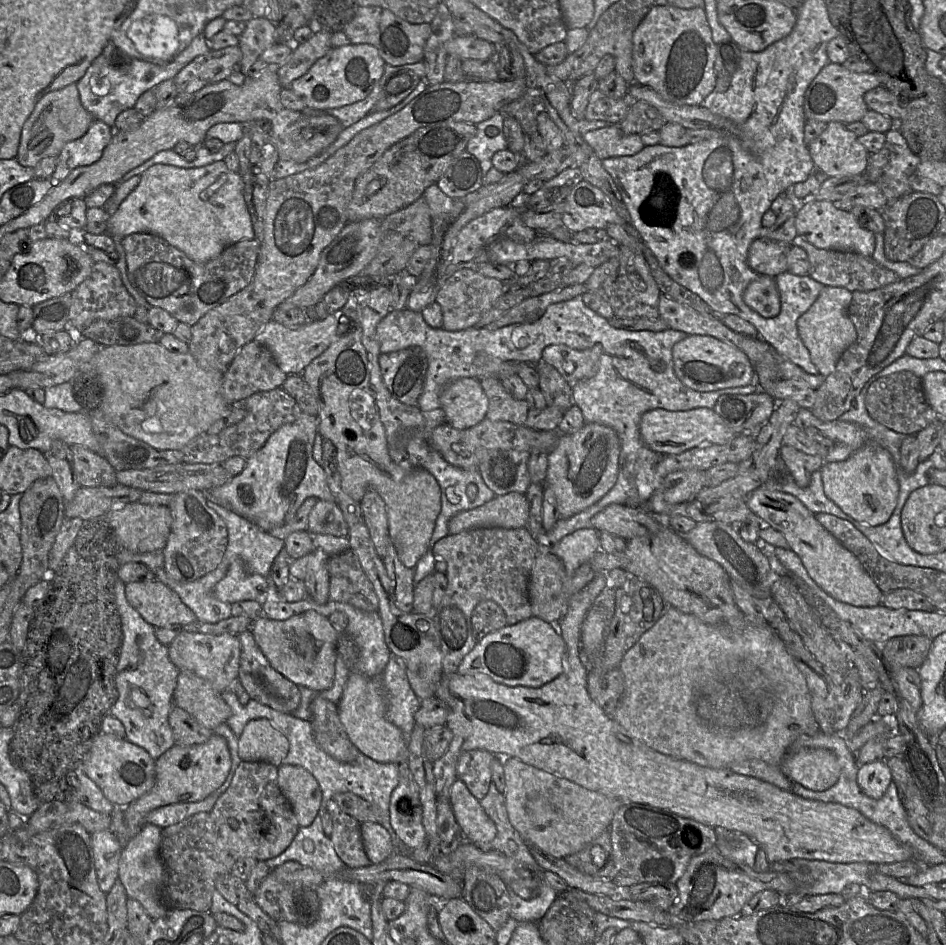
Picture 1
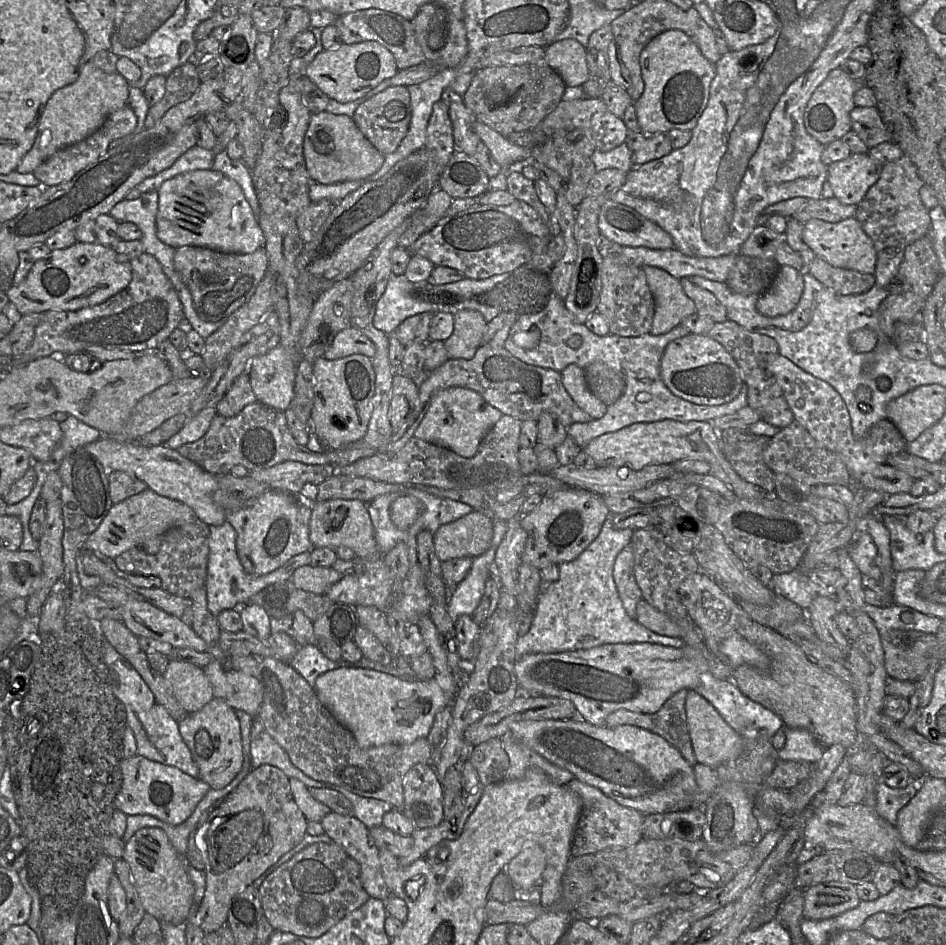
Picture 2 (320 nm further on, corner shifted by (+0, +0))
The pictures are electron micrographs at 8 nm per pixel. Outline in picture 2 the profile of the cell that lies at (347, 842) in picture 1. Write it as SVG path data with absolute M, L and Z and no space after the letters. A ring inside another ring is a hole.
M333 811L321 823L326 835L359 863L361 884L368 895L383 901L391 895L382 876L379 848L369 828L355 816L342 816Z

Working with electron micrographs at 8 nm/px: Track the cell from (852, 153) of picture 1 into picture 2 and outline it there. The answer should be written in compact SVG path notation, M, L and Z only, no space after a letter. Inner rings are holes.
M852 153L847 159L828 165L827 183L833 195L841 203L858 205L868 190L878 181L883 164L870 157L867 153Z

